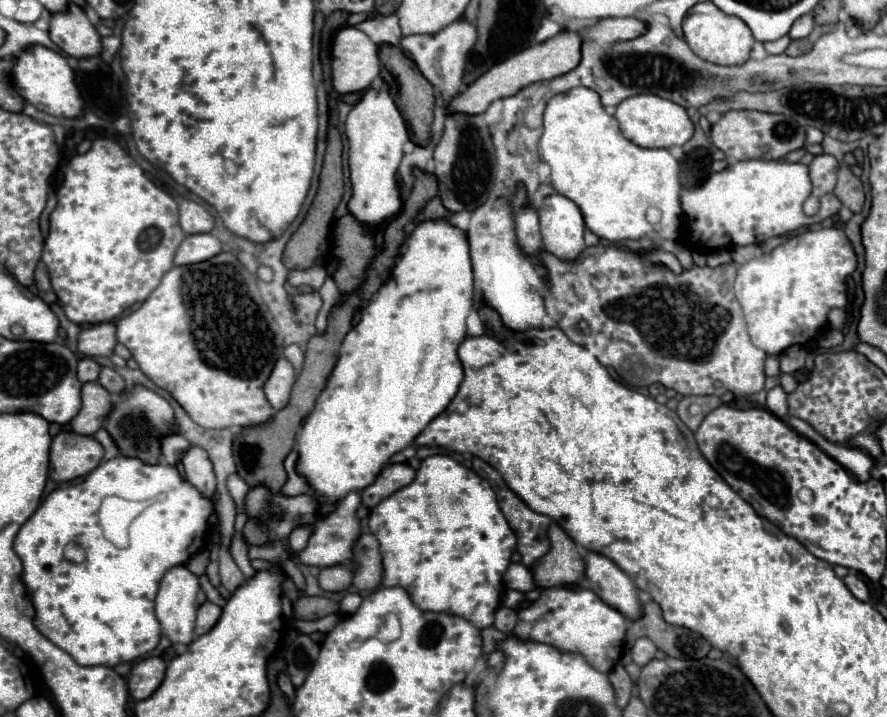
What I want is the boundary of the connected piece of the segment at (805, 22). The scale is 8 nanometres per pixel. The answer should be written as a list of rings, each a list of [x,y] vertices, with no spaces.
[[[805,14],[805,16],[801,16],[793,26],[791,26],[791,30],[789,30],[789,36],[791,36],[791,40],[799,40],[799,38],[807,38],[809,34],[811,34],[811,30],[813,30],[813,26],[815,26],[815,22],[813,22],[813,16],[811,14]]]

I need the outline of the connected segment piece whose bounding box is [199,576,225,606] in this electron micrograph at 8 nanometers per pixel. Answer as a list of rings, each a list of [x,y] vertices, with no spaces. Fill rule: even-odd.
[[[201,576],[199,580],[201,580],[201,588],[203,588],[203,590],[205,590],[205,594],[207,594],[207,600],[209,600],[209,602],[213,602],[213,604],[223,606],[223,604],[225,604],[225,598],[221,598],[221,594],[219,594],[211,584],[209,584],[207,576]]]

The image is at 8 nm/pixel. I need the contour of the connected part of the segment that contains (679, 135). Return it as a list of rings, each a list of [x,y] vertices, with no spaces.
[[[631,96],[617,106],[615,118],[619,120],[623,136],[643,148],[683,146],[693,136],[693,122],[685,108],[671,100],[663,100],[661,96]]]

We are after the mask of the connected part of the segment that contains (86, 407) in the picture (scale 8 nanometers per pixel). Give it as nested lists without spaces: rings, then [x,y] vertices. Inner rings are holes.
[[[87,382],[81,390],[83,408],[71,420],[71,430],[77,434],[93,436],[111,412],[111,394],[99,382]]]

